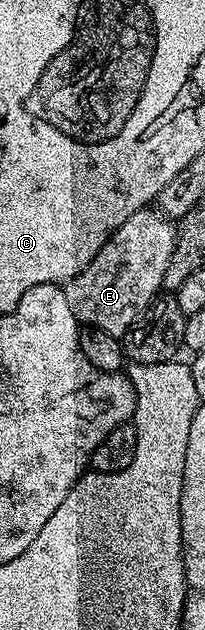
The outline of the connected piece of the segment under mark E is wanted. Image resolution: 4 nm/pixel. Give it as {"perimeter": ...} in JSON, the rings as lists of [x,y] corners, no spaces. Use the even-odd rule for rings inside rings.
{"perimeter":[[[144,209],[133,213],[125,225],[114,231],[101,245],[97,257],[65,284],[69,309],[73,309],[80,324],[120,337],[126,335],[139,314],[160,294],[165,268],[175,248],[176,230],[176,224],[158,210]]]}

